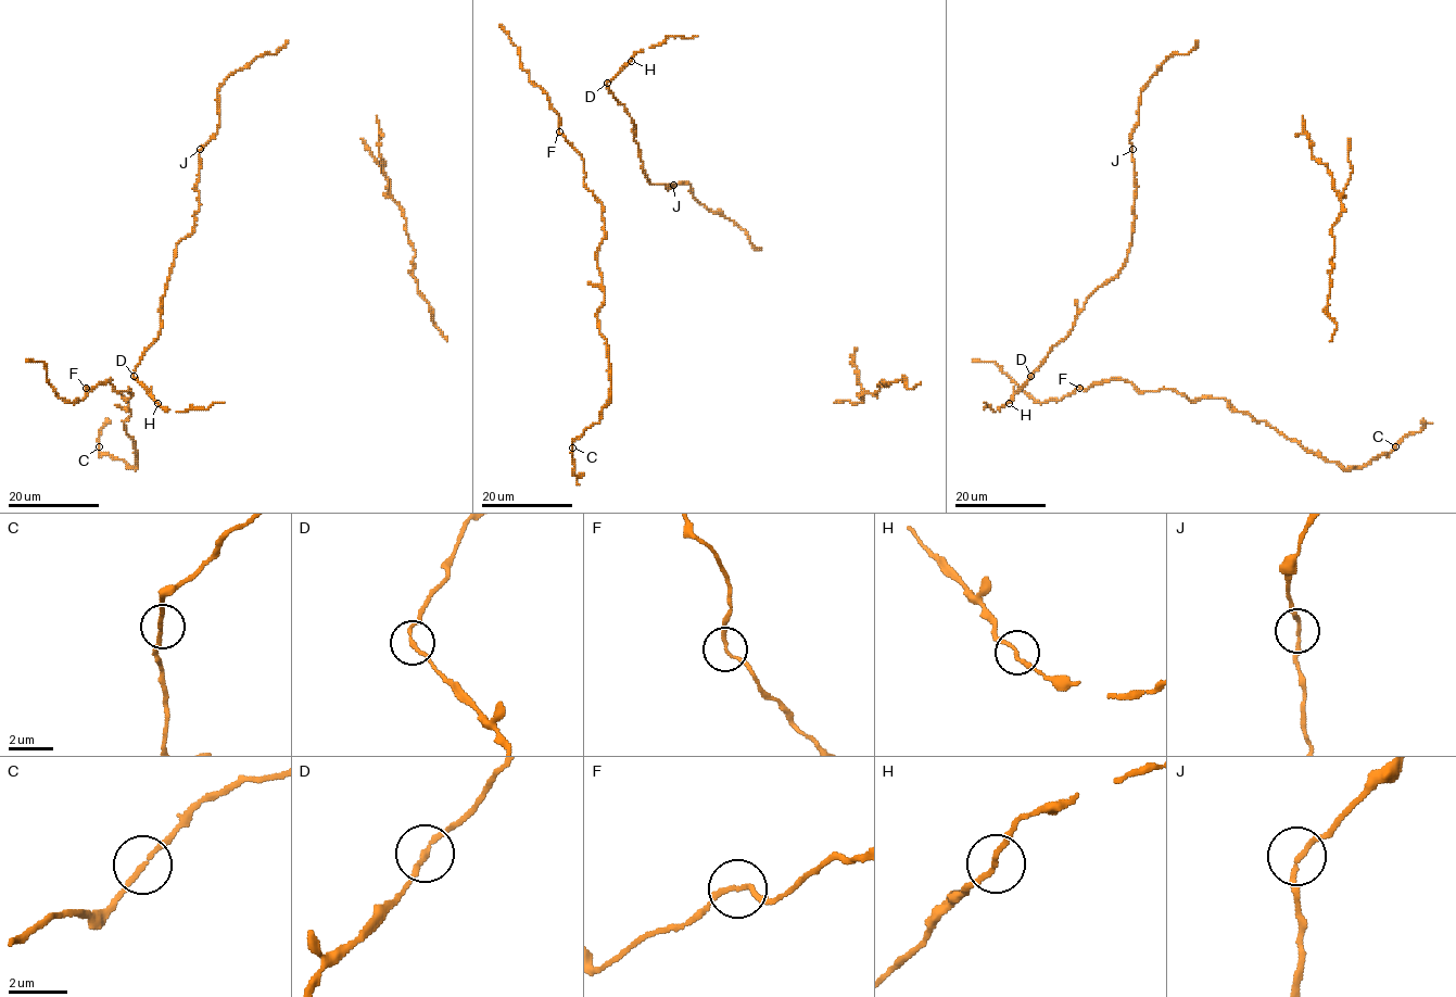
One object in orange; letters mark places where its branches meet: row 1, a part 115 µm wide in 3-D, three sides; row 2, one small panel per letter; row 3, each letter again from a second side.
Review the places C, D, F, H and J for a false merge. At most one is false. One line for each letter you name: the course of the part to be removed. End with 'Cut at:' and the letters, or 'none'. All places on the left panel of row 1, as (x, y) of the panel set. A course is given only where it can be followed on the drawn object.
Cut at: none

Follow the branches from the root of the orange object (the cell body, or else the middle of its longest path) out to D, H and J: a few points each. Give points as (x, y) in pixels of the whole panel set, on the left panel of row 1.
D: (179, 242), (165, 293), (161, 299), (160, 335), (142, 353), (134, 376)
H: (179, 242), (165, 293), (161, 299), (160, 335), (142, 353), (133, 374), (157, 403)
J: (179, 242), (191, 232), (193, 214), (200, 207), (197, 189), (200, 149)

